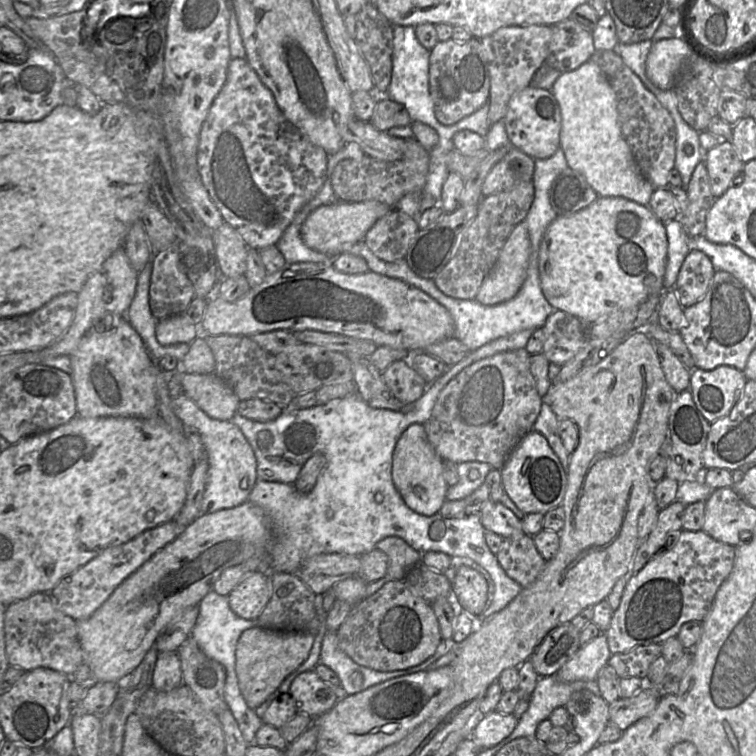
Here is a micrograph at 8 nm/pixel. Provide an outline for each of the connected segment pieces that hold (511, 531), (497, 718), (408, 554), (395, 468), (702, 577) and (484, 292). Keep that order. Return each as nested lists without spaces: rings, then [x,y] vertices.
[[[489,499],[482,506],[479,516],[486,531],[492,531],[503,539],[520,538],[525,534],[522,521],[501,502],[493,502]]]
[[[490,712],[473,721],[471,738],[482,748],[492,748],[508,737],[518,720],[512,713]]]
[[[395,536],[380,540],[375,548],[384,552],[388,557],[387,576],[390,580],[403,581],[407,572],[422,559],[422,553]]]
[[[423,424],[410,425],[399,437],[393,451],[392,480],[405,504],[423,516],[438,513],[446,501],[443,459],[428,442]]]
[[[681,530],[677,544],[651,559],[632,575],[621,602],[605,632],[611,654],[625,653],[638,646],[662,644],[678,635],[683,624],[702,622],[715,594],[734,565],[735,548],[716,541],[702,530]]]
[[[524,220],[510,233],[474,299],[488,306],[512,299],[525,281],[530,251],[531,242]]]

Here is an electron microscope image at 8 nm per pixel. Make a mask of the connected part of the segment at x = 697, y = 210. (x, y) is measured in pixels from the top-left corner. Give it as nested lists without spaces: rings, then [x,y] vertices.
[[[705,153],[704,160],[697,164],[692,173],[686,192],[688,207],[679,219],[686,234],[692,238],[704,233],[706,215],[716,199],[711,192]]]

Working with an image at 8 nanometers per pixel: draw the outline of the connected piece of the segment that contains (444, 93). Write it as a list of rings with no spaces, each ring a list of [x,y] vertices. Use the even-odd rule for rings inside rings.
[[[480,39],[438,41],[430,51],[429,90],[435,116],[442,125],[454,125],[484,106],[489,99],[490,76]]]

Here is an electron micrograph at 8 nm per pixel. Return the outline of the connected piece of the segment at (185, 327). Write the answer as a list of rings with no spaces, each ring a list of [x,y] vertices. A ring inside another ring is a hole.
[[[184,313],[159,320],[155,334],[162,346],[169,346],[177,343],[190,344],[201,332],[199,325],[194,324]]]

